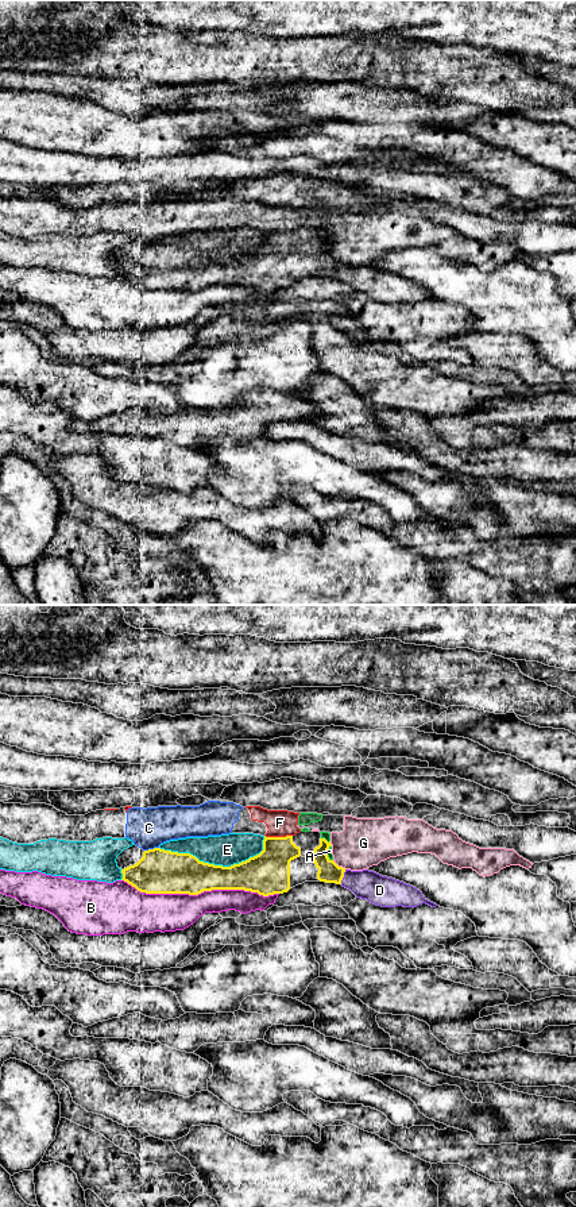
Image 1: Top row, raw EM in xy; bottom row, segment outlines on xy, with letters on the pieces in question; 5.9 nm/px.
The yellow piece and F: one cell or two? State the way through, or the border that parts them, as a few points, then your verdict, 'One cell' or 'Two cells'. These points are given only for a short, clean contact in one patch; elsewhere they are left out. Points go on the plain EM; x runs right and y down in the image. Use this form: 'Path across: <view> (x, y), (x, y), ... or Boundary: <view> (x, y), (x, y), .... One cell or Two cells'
Two cells

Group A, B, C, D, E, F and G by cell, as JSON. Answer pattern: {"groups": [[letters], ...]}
{"groups": [["A", "C", "F", "G"], ["B"], ["D"], ["E"]]}

